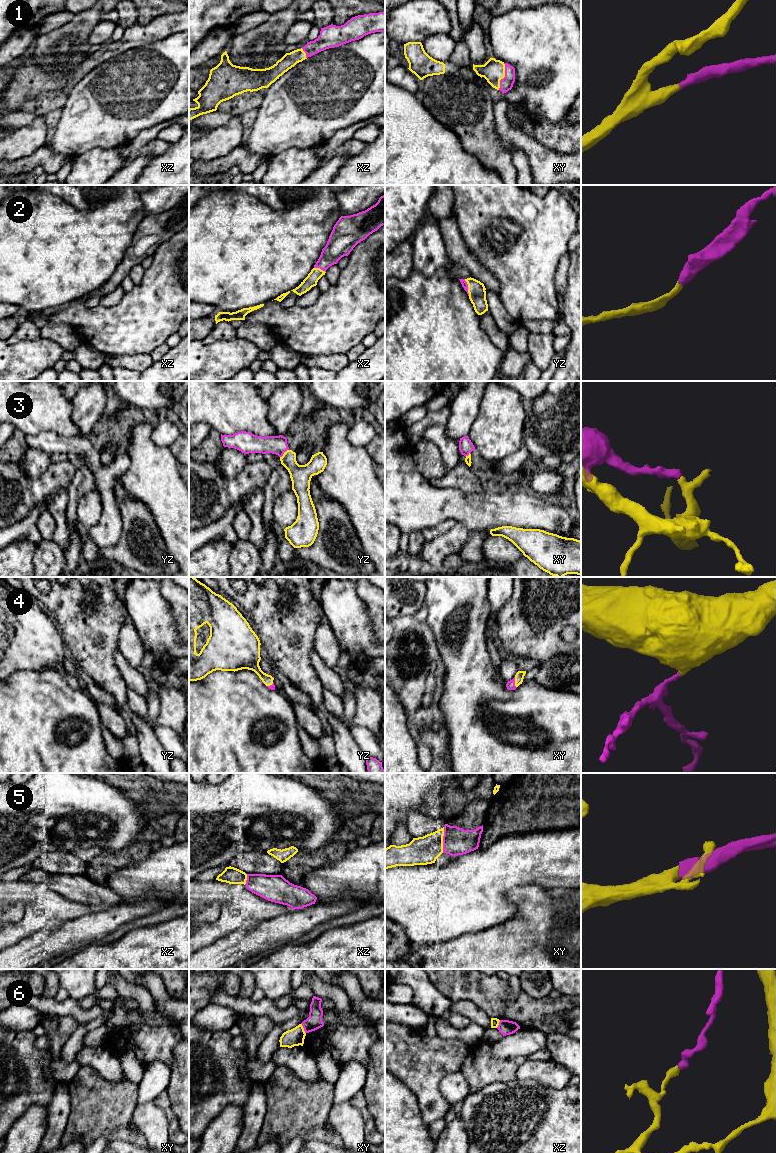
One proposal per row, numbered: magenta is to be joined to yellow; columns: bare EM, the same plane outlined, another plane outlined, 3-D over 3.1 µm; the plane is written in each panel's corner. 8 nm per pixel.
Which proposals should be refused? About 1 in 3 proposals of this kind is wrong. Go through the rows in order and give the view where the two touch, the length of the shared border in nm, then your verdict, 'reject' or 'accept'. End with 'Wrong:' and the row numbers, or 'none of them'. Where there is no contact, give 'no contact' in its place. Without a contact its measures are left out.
1: contact in xy; length 220 nm; accept
2: contact in yz; length 140 nm; accept
3: contact in yz; length 90 nm; accept
4: contact in xy; length 90 nm; accept
5: contact in xy; length 200 nm; accept
6: contact in xy; length 90 nm; reject
Wrong: 6

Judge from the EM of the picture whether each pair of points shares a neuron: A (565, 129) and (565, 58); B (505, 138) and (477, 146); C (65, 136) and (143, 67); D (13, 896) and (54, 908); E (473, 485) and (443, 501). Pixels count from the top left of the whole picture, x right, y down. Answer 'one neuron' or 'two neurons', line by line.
A: two neurons
B: two neurons
C: one neuron
D: one neuron
E: two neurons

